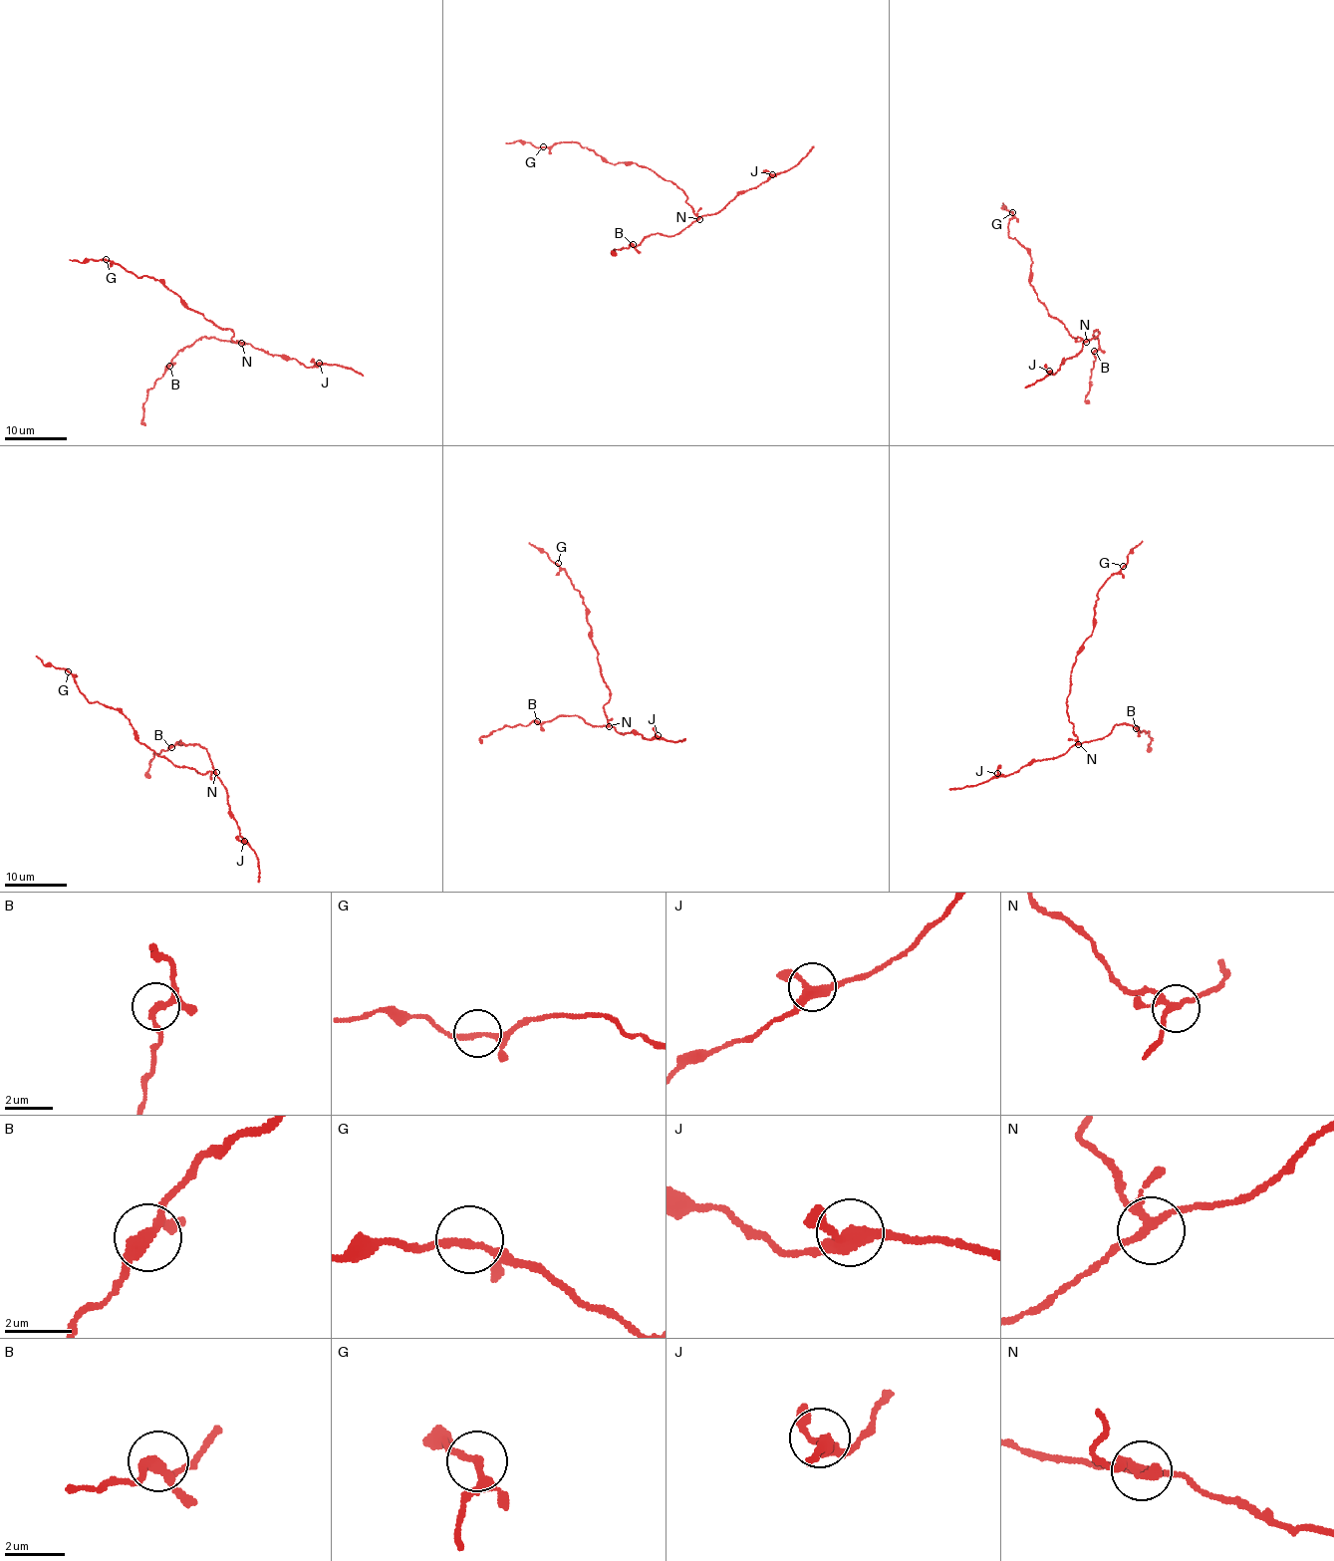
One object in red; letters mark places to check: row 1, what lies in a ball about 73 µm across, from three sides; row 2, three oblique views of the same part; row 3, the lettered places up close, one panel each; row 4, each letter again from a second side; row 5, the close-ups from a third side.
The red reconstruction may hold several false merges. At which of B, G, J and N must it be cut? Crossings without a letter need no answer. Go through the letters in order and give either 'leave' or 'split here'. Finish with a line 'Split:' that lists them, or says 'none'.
B: leave
G: leave
J: leave
N: leave
Split: none

